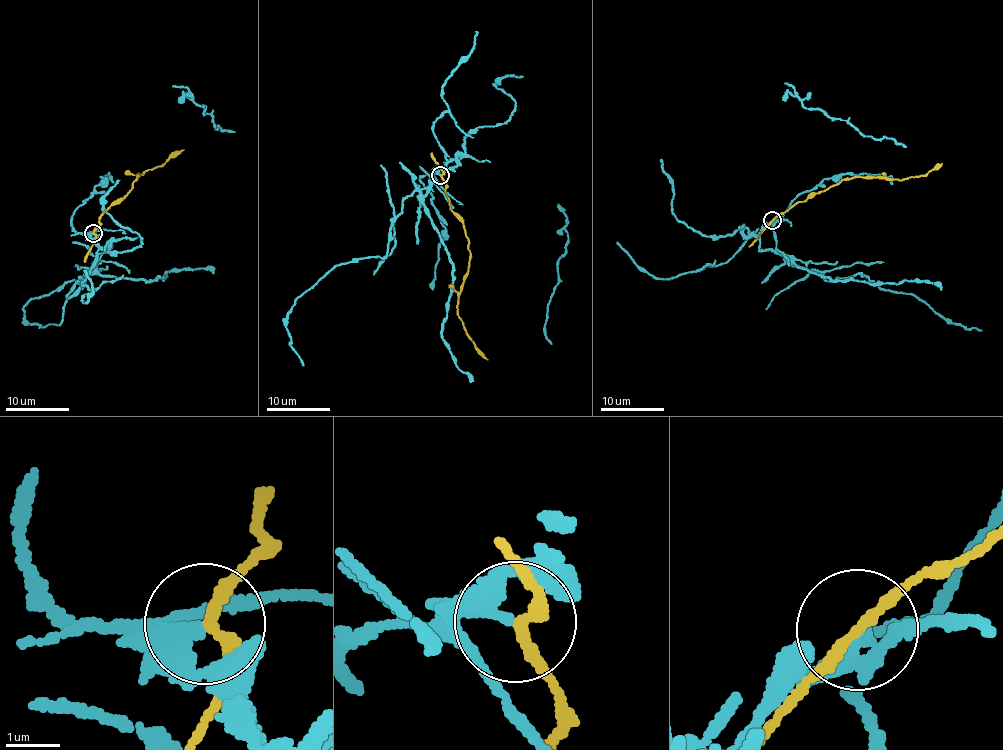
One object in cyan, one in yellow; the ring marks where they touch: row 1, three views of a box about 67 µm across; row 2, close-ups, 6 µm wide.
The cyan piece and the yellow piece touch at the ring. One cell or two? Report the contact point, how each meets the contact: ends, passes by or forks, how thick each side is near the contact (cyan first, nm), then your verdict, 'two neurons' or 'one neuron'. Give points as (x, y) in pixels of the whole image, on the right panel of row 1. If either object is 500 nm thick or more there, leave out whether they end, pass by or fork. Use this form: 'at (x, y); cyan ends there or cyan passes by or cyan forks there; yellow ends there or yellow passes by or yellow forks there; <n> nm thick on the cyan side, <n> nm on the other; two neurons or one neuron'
at (772, 220); cyan passes by; yellow passes by; 240 nm thick on the cyan side, 200 nm on the other; two neurons

